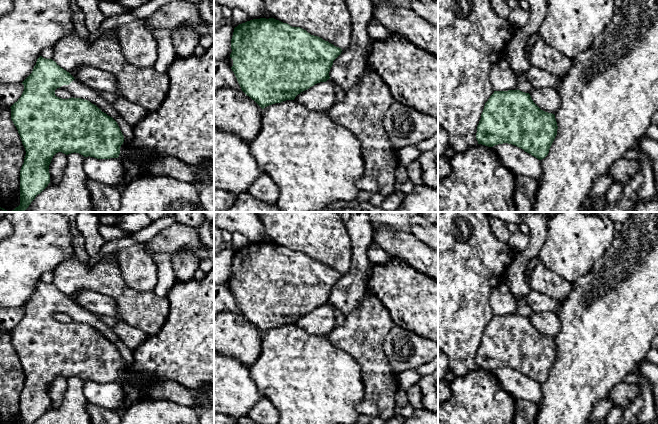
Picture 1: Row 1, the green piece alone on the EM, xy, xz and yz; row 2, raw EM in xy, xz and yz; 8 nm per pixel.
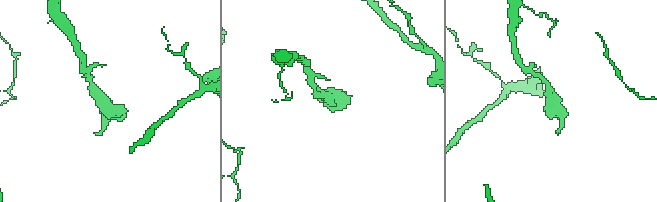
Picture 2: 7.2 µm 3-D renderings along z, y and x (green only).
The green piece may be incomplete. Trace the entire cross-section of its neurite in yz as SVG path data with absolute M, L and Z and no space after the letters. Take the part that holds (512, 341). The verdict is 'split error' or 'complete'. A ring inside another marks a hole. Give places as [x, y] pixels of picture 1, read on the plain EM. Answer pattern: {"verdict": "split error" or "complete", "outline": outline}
{"verdict": "split error", "outline": "M532 313L531 317L520 314L494 315L485 327L477 350L478 368L493 371L508 367L515 369L539 384L544 383L557 359L555 338L561 330L557 313Z"}

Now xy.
{"verdict": "split error", "outline": "M40 280L32 297L22 306L24 315L11 332L11 344L20 359L26 379L20 394L20 424L34 424L50 407L49 389L53 380L62 376L66 379L79 377L84 381L97 383L118 382L125 378L127 367L133 362L133 351L117 337L113 329L103 323L97 315L75 303L52 283ZM57 312L64 312L72 318L69 323L55 319Z"}

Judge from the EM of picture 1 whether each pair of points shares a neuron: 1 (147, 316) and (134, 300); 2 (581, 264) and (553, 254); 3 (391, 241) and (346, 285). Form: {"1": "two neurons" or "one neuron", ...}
{"1": "one neuron", "2": "one neuron", "3": "two neurons"}

